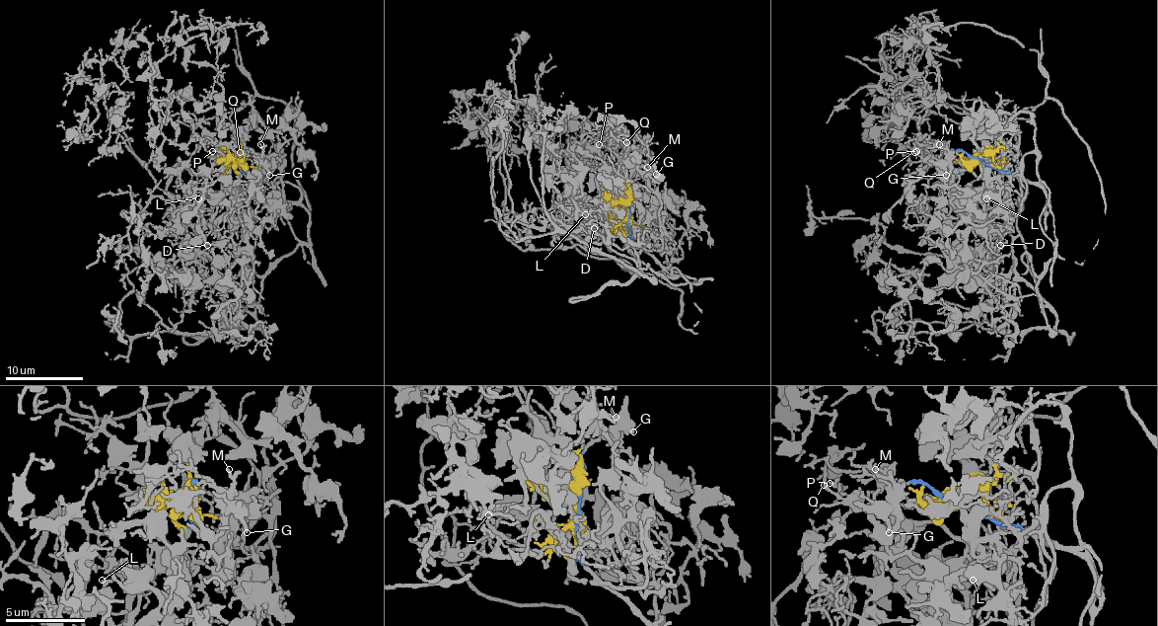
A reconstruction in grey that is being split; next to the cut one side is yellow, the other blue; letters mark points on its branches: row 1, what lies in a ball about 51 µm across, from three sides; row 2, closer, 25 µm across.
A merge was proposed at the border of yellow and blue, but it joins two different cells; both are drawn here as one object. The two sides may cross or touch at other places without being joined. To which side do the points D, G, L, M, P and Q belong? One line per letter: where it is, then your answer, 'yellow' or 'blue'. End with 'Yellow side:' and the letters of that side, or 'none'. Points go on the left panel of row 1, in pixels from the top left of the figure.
D: at (207, 245); yellow
G: at (269, 175); blue
L: at (198, 198); yellow
M: at (260, 144); blue
P: at (212, 151); blue
Q: at (240, 152); blue
Yellow side: D, L

